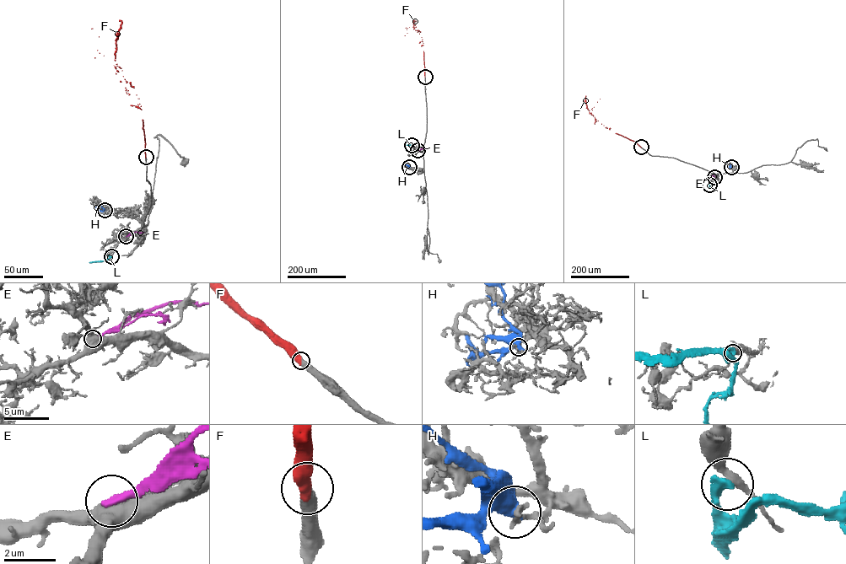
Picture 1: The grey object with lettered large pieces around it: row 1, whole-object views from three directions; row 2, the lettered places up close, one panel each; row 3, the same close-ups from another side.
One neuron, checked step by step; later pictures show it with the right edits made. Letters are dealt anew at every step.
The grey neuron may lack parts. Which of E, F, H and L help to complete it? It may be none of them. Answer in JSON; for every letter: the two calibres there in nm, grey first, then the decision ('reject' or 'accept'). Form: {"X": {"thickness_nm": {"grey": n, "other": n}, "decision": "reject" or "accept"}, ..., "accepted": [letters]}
{"E": {"thickness_nm": {"grey": 1000, "other": 320}, "decision": "reject"}, "F": {"thickness_nm": {"grey": 480, "other": 550}, "decision": "accept"}, "H": {"thickness_nm": {"grey": 260, "other": 650}, "decision": "reject"}, "L": {"thickness_nm": {"grey": 280, "other": 400}, "decision": "reject"}, "accepted": ["F"]}

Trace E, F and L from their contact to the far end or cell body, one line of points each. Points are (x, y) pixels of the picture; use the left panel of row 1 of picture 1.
E: (126, 236), (132, 233), (143, 232)
F: (145, 157), (141, 106), (137, 104), (133, 87), (117, 72), (115, 59), (99, 52), (99, 36), (91, 29)
L: (111, 256), (105, 260), (88, 262)

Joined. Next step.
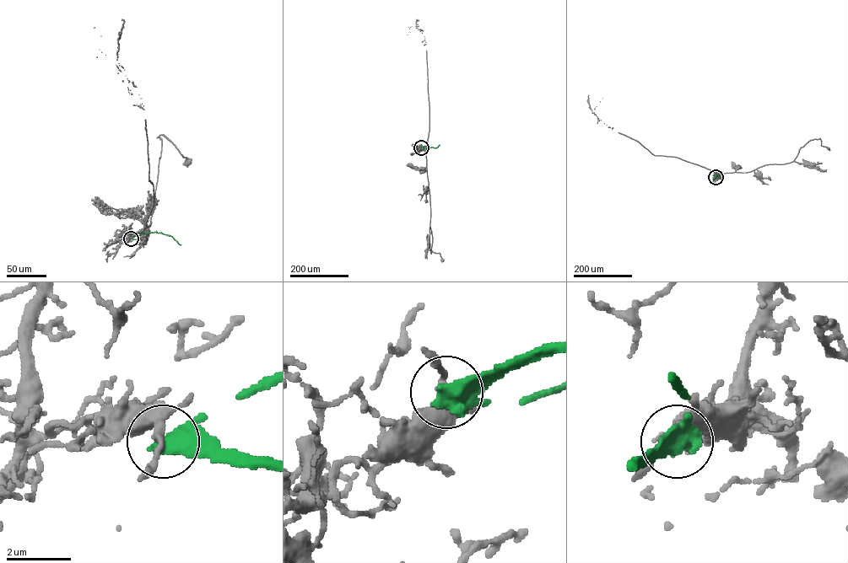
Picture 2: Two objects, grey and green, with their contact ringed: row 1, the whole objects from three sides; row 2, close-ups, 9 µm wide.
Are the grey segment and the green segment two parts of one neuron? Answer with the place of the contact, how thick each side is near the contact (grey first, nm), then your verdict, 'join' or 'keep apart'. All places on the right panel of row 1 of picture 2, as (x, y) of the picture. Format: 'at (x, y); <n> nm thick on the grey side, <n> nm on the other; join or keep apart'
at (715, 177); 240 nm thick on the grey side, 460 nm on the other; keep apart

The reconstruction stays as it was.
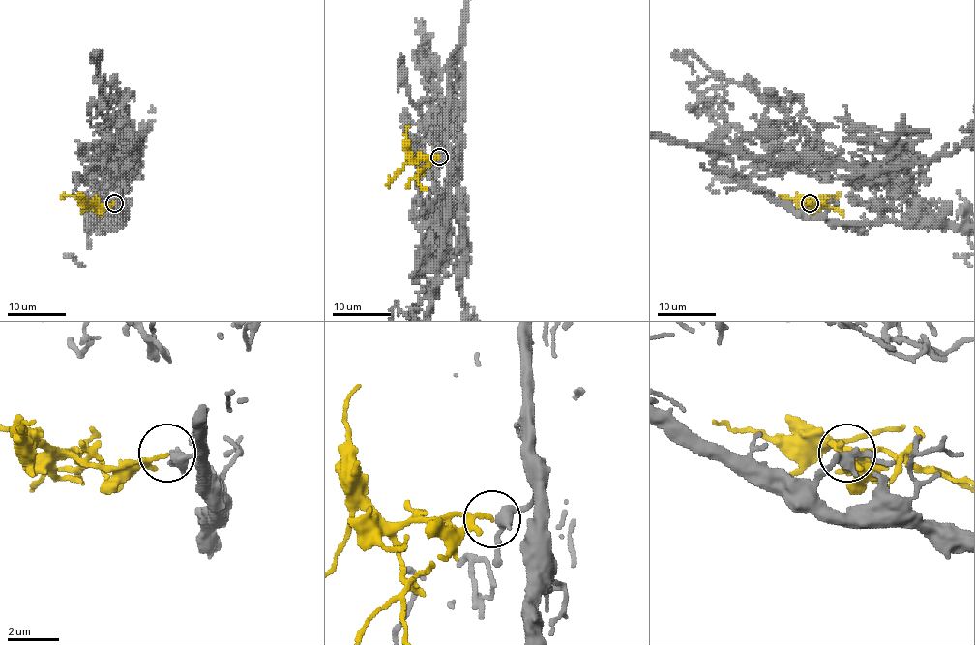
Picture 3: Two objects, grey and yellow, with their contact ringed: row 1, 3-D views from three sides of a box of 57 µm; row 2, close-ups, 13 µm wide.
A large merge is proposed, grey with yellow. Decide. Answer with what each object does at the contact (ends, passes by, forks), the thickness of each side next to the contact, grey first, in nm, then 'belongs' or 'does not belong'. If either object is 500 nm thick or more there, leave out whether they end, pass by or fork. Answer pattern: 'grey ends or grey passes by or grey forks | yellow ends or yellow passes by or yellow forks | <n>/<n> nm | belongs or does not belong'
grey passes by | yellow passes by | 360/110 nm | belongs

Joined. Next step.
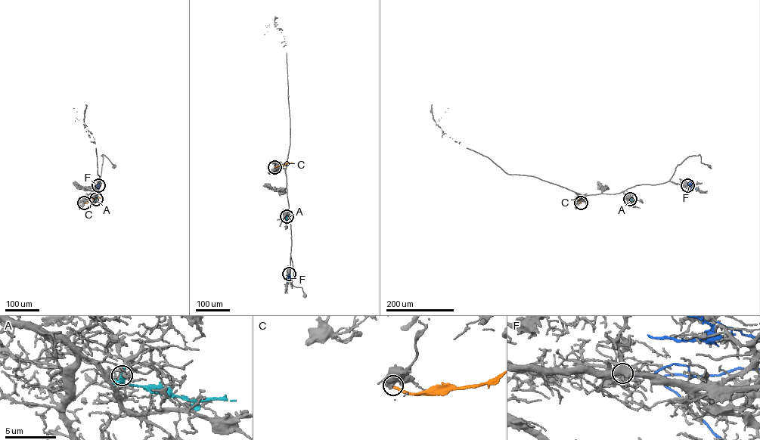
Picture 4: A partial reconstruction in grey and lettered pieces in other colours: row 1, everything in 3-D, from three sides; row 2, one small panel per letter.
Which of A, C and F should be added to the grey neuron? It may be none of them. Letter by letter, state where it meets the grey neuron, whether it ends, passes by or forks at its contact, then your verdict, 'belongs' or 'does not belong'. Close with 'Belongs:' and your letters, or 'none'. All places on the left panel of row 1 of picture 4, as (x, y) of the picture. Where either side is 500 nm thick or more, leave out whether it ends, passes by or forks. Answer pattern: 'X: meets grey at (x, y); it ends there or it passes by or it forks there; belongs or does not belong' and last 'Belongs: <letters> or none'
A: meets grey at (96, 199); it forks there; does not belong
C: meets grey at (84, 202); does not belong
F: meets grey at (98, 185); it ends there; does not belong
Belongs: none

